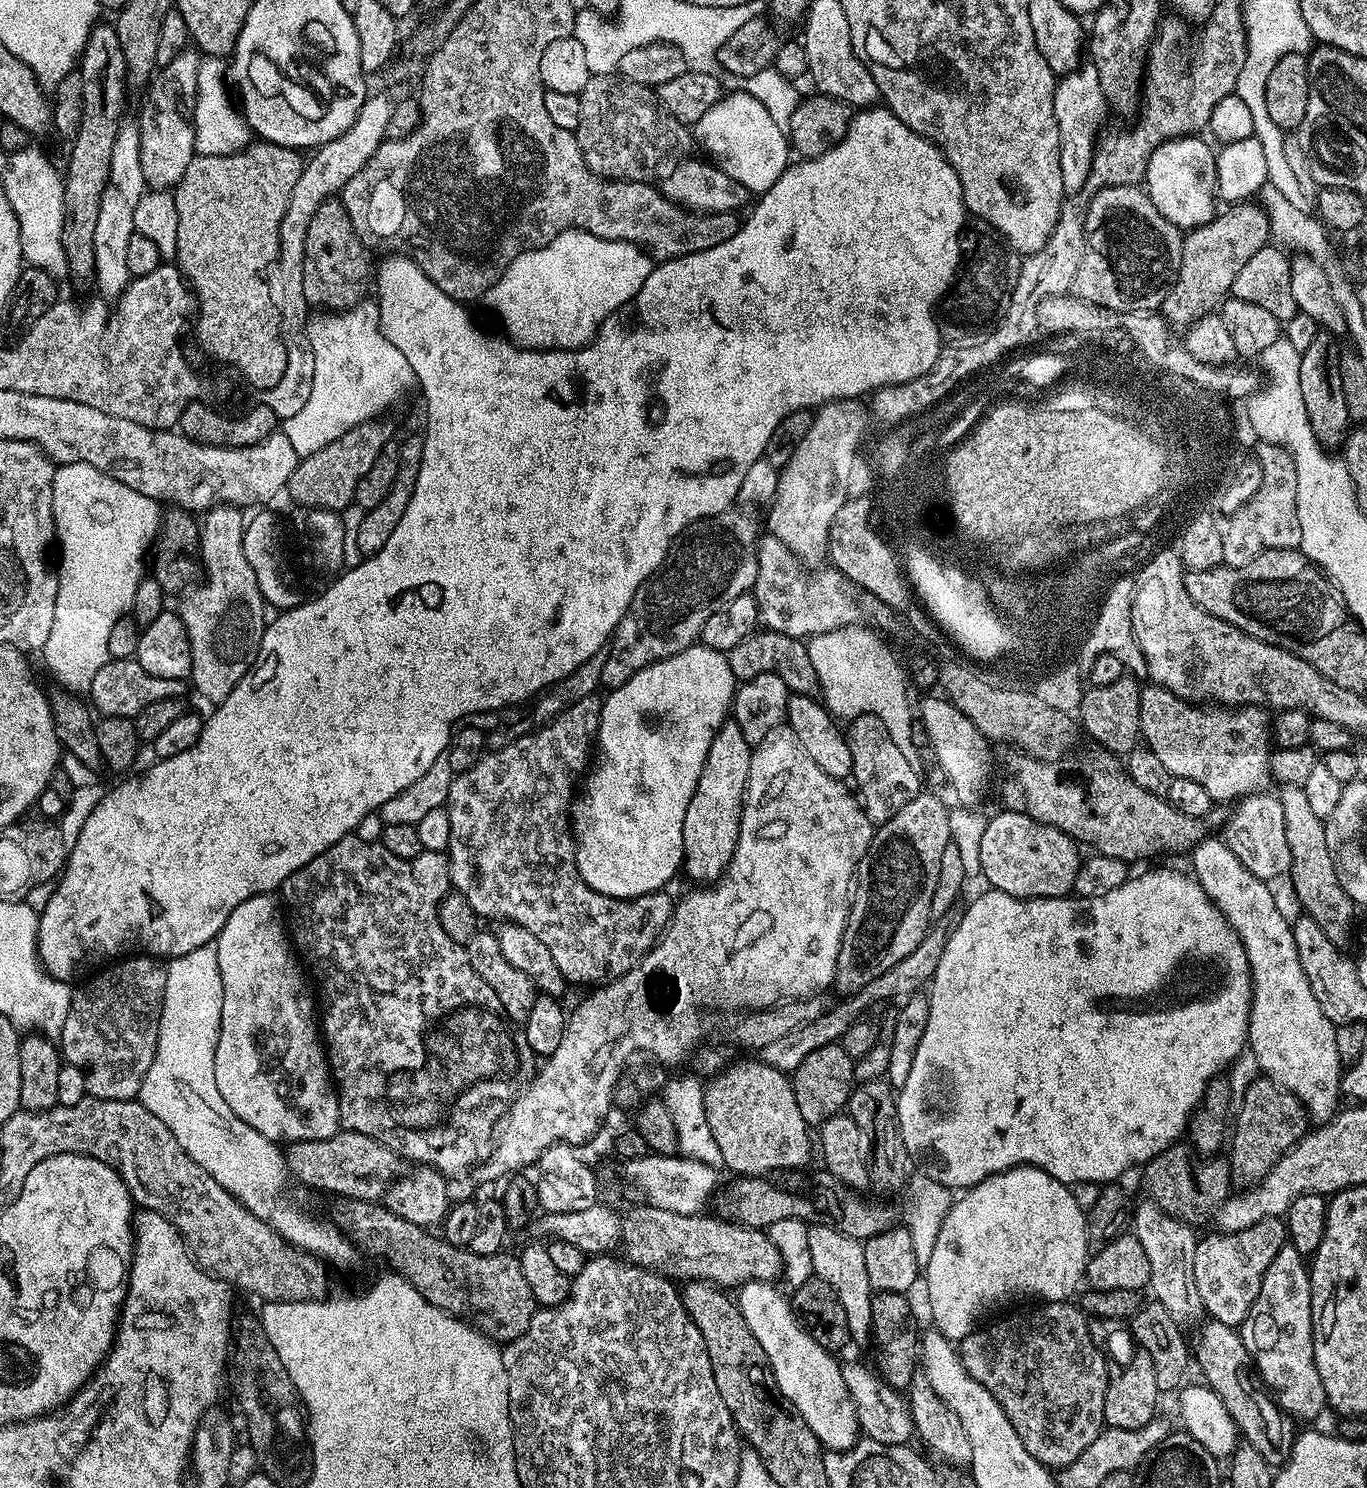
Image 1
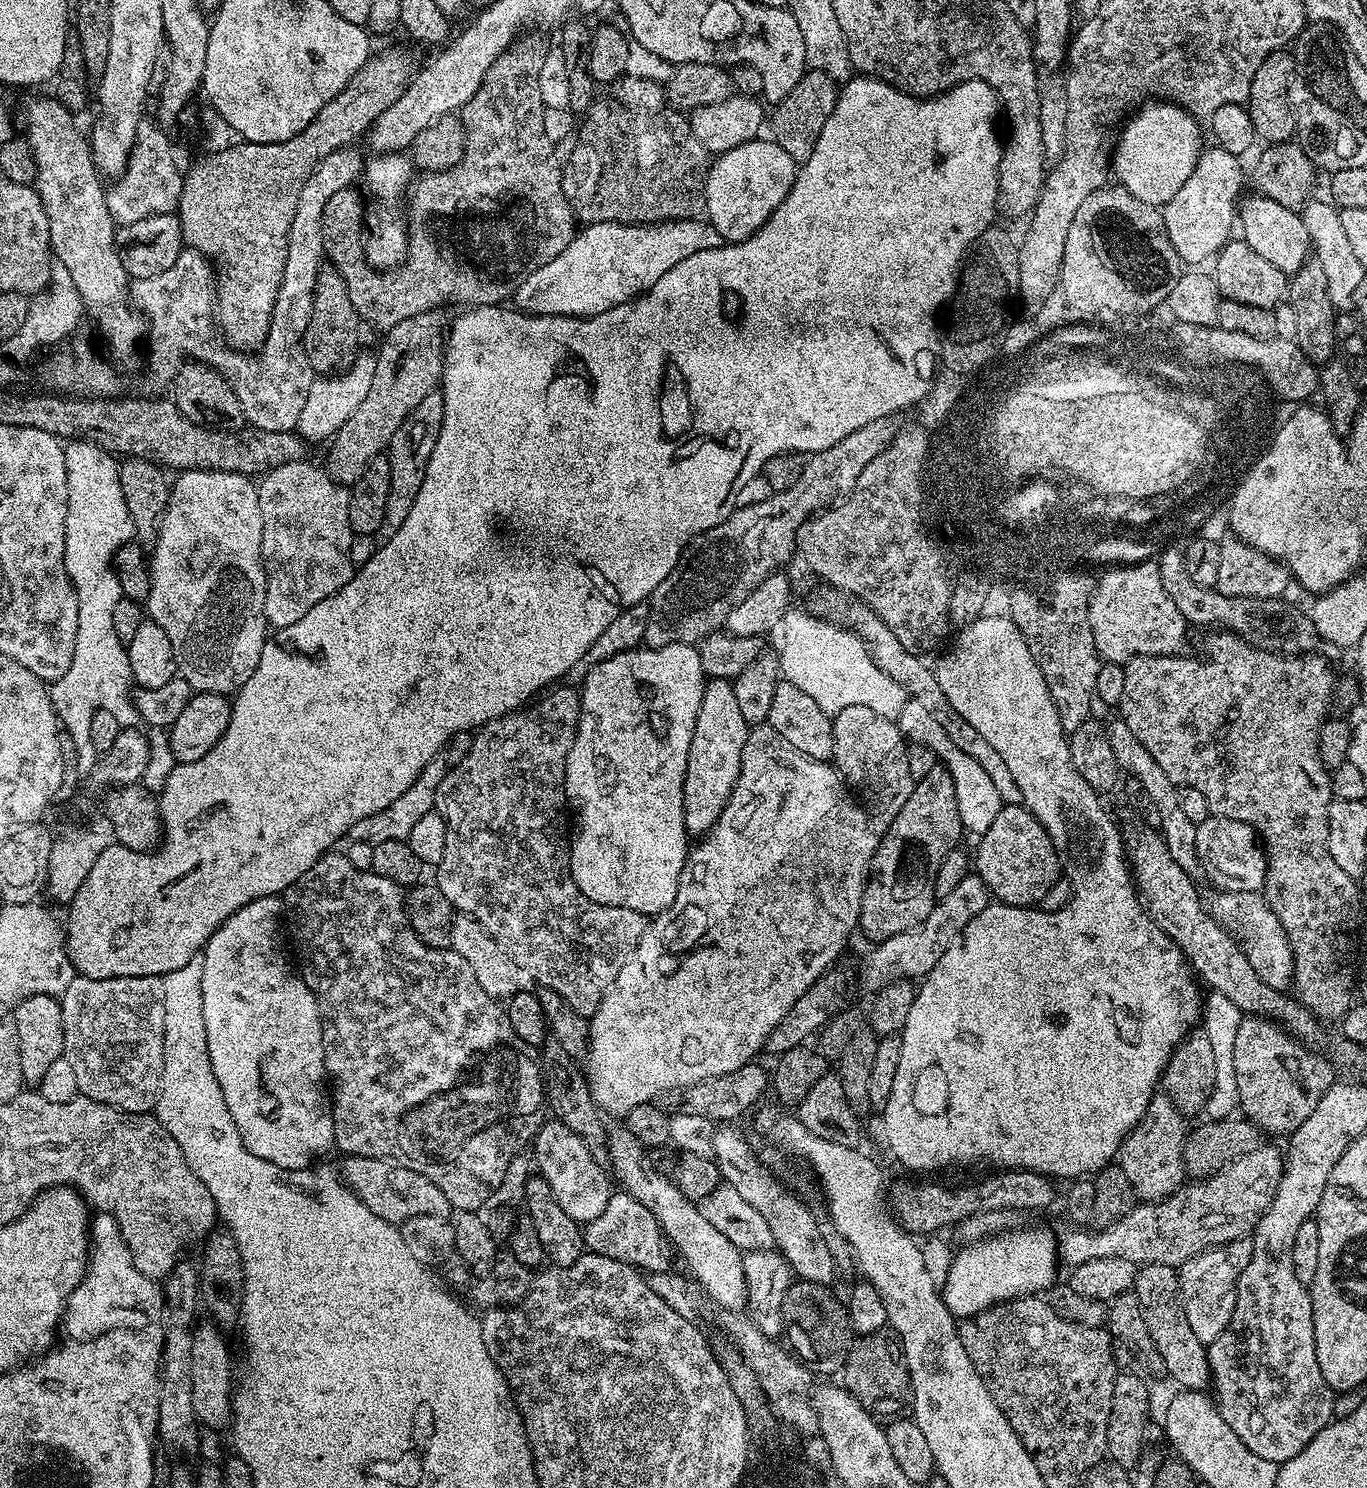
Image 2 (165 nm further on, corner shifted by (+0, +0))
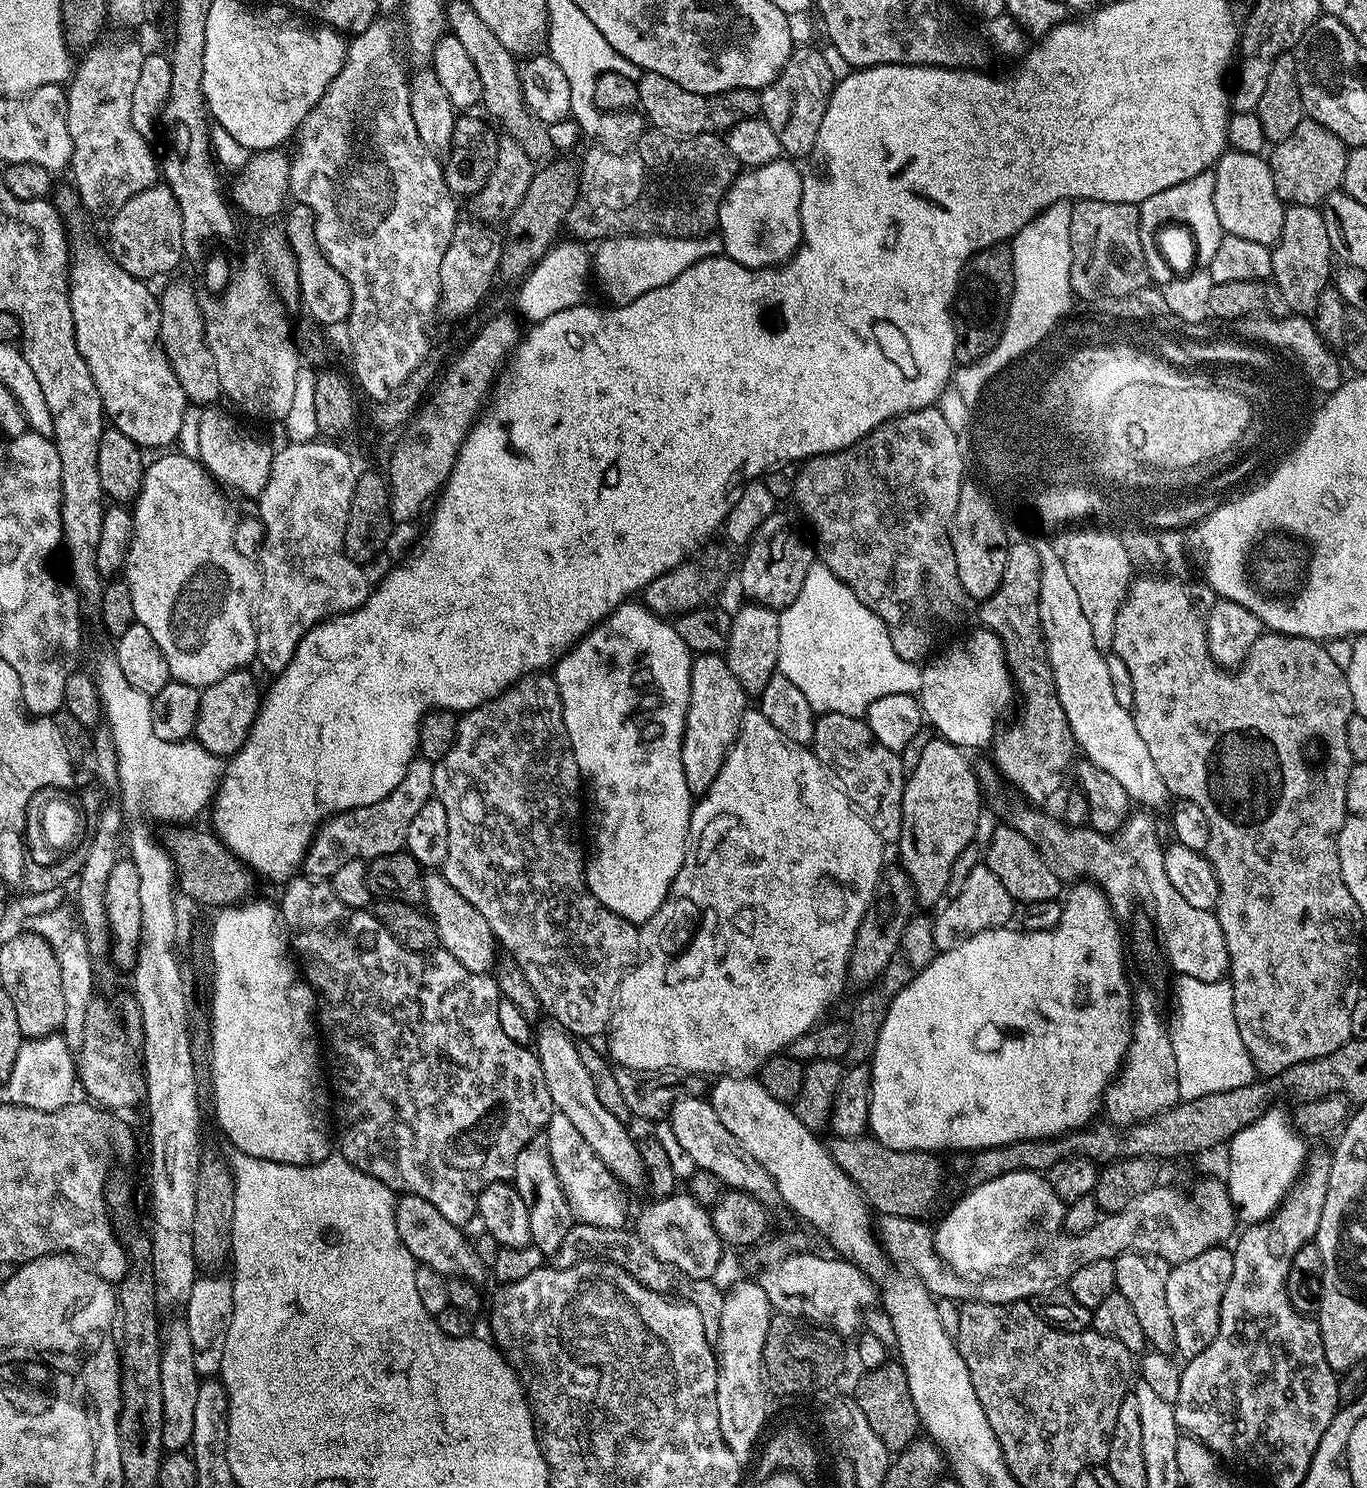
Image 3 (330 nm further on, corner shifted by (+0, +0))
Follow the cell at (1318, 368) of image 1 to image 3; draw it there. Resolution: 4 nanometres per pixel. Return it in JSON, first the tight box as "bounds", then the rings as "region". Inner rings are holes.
{"bounds":[1271,204,1334,314],"region":[[[1289,204],[1285,207],[1282,218],[1282,230],[1280,239],[1276,241],[1272,248],[1272,274],[1271,279],[1282,290],[1282,295],[1286,298],[1286,303],[1290,306],[1293,314],[1312,314],[1318,306],[1318,298],[1322,298],[1324,288],[1329,287],[1334,276],[1334,257],[1330,238],[1326,234],[1326,222],[1324,213],[1319,207],[1310,205]]]}

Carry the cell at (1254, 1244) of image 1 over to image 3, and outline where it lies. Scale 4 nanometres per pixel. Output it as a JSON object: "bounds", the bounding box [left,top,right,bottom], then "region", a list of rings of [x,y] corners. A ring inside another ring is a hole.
{"bounds":[1164,1246,1234,1361],"region":[[[1228,1246],[1211,1248],[1198,1254],[1198,1258],[1190,1258],[1169,1267],[1164,1289],[1170,1322],[1174,1328],[1174,1352],[1177,1357],[1184,1356],[1185,1361],[1192,1360],[1202,1354],[1210,1342],[1214,1342],[1218,1334],[1222,1294],[1226,1290],[1226,1282],[1230,1282],[1230,1274],[1234,1274],[1234,1258],[1232,1248]]]}

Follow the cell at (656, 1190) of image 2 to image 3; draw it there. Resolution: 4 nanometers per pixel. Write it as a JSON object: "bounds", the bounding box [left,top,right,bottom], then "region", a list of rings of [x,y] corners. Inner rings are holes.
{"bounds":[534,1023,646,1189],"region":[[[541,1023],[535,1029],[534,1051],[540,1059],[542,1078],[546,1078],[546,1090],[550,1090],[553,1109],[570,1118],[570,1123],[576,1127],[578,1134],[586,1138],[590,1150],[594,1150],[594,1154],[602,1158],[606,1170],[610,1170],[625,1189],[643,1189],[646,1177],[640,1157],[640,1144],[632,1141],[625,1121],[614,1118],[614,1114],[610,1114],[610,1110],[606,1110],[606,1106],[598,1102],[598,1093],[594,1091],[594,1078],[590,1078],[590,1070],[586,1070],[586,1066],[582,1066],[582,1058],[578,1058],[577,1041],[559,1024],[547,1023]]]}

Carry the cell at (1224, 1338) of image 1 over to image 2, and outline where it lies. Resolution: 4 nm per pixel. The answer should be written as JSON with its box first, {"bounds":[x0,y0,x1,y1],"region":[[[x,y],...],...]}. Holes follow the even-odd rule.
{"bounds":[1134,1264,1212,1392],"region":[[[1145,1264],[1136,1273],[1134,1291],[1144,1311],[1146,1326],[1158,1354],[1162,1354],[1167,1379],[1180,1384],[1181,1389],[1190,1392],[1204,1392],[1209,1387],[1212,1371],[1208,1365],[1208,1349],[1190,1330],[1186,1322],[1184,1306],[1180,1302],[1180,1282],[1178,1272],[1171,1264]]]}

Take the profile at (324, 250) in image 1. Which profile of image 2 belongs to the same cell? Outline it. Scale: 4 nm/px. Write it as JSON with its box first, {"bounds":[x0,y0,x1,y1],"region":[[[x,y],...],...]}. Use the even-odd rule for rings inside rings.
{"bounds":[303,266,360,374],"region":[[[331,266],[323,267],[315,280],[312,317],[306,326],[303,343],[313,373],[339,374],[351,368],[358,355],[356,343],[360,340],[360,327],[360,315],[354,310],[354,302],[350,302],[342,276]]]}

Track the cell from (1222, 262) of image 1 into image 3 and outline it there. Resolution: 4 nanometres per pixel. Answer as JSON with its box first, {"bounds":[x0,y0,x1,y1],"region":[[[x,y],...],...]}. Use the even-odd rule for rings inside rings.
{"bounds":[1269,119,1347,205],"region":[[[1302,119],[1289,137],[1272,146],[1269,164],[1275,192],[1285,205],[1321,205],[1326,197],[1341,187],[1347,158],[1347,145],[1336,135],[1316,120]]]}

